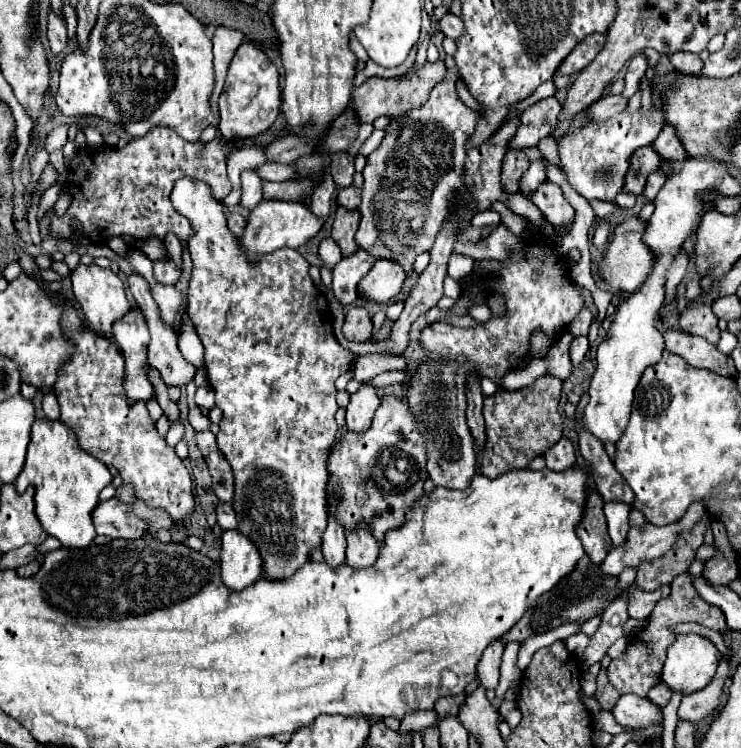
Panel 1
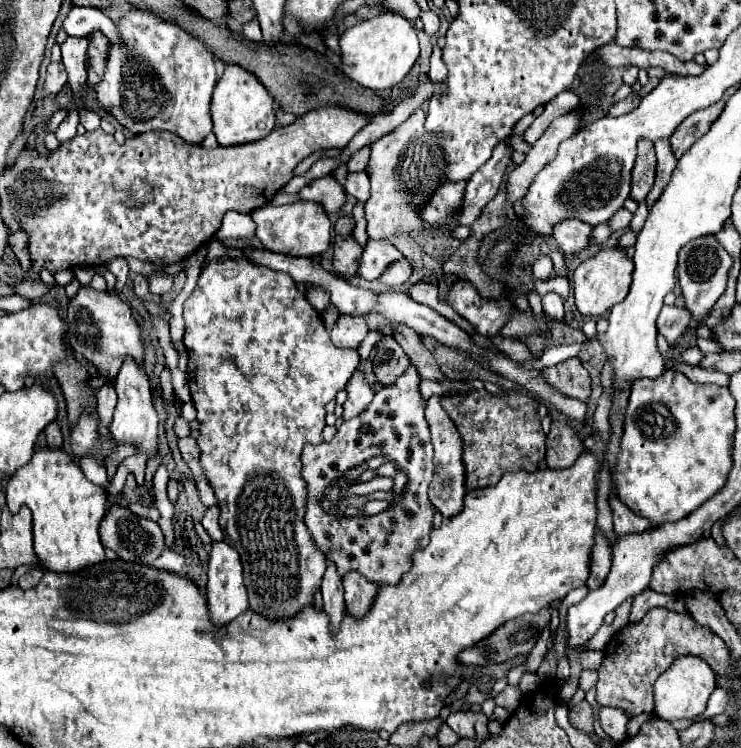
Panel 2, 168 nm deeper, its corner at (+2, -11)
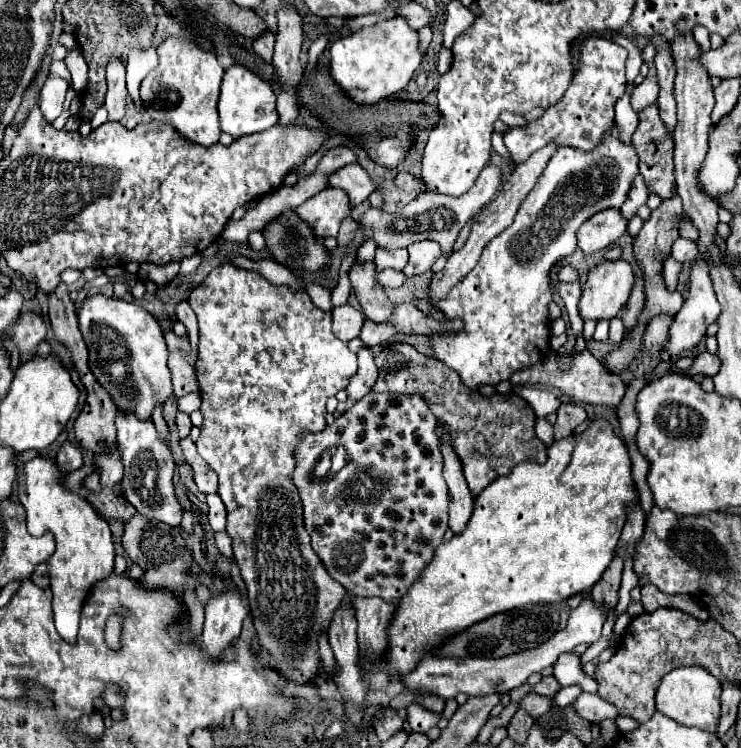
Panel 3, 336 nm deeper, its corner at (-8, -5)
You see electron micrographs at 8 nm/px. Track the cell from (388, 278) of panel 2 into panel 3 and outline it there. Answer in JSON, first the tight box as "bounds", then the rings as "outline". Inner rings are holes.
{"bounds":[403,240,441,276],"outline":[[[423,240],[423,242],[415,242],[409,246],[409,262],[403,268],[403,272],[407,276],[415,276],[415,274],[423,274],[427,270],[431,270],[431,266],[435,264],[435,260],[441,256],[441,246],[433,240]]]}

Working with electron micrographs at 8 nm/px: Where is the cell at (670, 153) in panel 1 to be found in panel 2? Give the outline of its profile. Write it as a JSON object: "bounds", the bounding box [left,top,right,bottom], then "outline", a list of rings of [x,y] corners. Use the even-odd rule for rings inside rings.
{"bounds":[671,100,725,158],"outline":[[[719,100],[717,104],[709,106],[709,108],[703,108],[699,112],[693,112],[691,116],[687,116],[679,126],[677,130],[673,132],[671,136],[671,148],[673,148],[673,154],[677,158],[681,158],[707,130],[709,126],[717,120],[717,116],[721,114],[725,106],[725,100]]]}

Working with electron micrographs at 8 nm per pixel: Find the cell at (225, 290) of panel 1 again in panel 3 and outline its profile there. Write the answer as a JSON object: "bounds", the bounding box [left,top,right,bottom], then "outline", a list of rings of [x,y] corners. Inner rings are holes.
{"bounds":[189,262,357,682],"outline":[[[229,262],[215,268],[204,279],[203,284],[199,284],[195,292],[191,292],[189,304],[199,320],[199,356],[195,362],[195,372],[197,372],[201,400],[203,400],[201,412],[205,418],[203,426],[201,426],[201,436],[195,444],[197,444],[201,458],[219,476],[219,496],[227,508],[227,532],[233,538],[233,554],[235,554],[237,566],[241,570],[241,576],[247,584],[247,598],[249,598],[253,624],[255,624],[255,630],[259,636],[259,644],[269,654],[273,668],[277,668],[281,674],[285,674],[293,682],[307,682],[307,680],[313,680],[319,672],[319,652],[317,652],[319,632],[329,628],[333,612],[339,608],[339,604],[345,596],[345,590],[343,590],[343,586],[339,586],[339,582],[335,582],[327,574],[327,568],[323,566],[323,562],[319,562],[319,556],[311,548],[311,542],[309,542],[311,538],[309,538],[309,534],[305,530],[305,522],[303,522],[303,504],[299,498],[299,490],[295,490],[295,484],[291,482],[291,470],[295,470],[295,446],[299,446],[303,436],[325,430],[325,426],[327,426],[325,404],[339,390],[347,388],[347,382],[353,378],[353,374],[357,370],[357,354],[353,354],[345,342],[339,342],[335,338],[335,334],[331,330],[331,314],[317,308],[305,290],[295,290],[289,286],[273,286],[261,274]]]}

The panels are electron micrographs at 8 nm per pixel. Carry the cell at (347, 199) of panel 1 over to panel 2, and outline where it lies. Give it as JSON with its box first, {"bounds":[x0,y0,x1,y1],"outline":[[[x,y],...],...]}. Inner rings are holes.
{"bounds":[335,216,355,238],"outline":[[[341,216],[341,218],[337,218],[337,222],[335,222],[335,232],[337,232],[339,236],[343,236],[343,238],[351,236],[353,228],[355,228],[353,216]]]}

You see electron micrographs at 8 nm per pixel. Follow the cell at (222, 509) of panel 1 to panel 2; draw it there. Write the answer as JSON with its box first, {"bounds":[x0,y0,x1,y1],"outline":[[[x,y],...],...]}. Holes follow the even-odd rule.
{"bounds":[201,508,223,540],"outline":[[[207,508],[203,520],[201,520],[205,532],[211,536],[211,540],[223,540],[223,534],[219,530],[219,508]]]}

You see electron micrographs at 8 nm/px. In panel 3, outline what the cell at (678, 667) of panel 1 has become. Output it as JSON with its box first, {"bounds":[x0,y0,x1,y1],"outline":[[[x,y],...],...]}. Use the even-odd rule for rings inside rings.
{"bounds":[655,666,721,732],"outline":[[[685,666],[675,668],[667,676],[663,676],[655,702],[659,712],[677,720],[679,724],[715,732],[719,722],[719,696],[721,696],[721,682],[713,674],[709,674],[701,666]]]}

